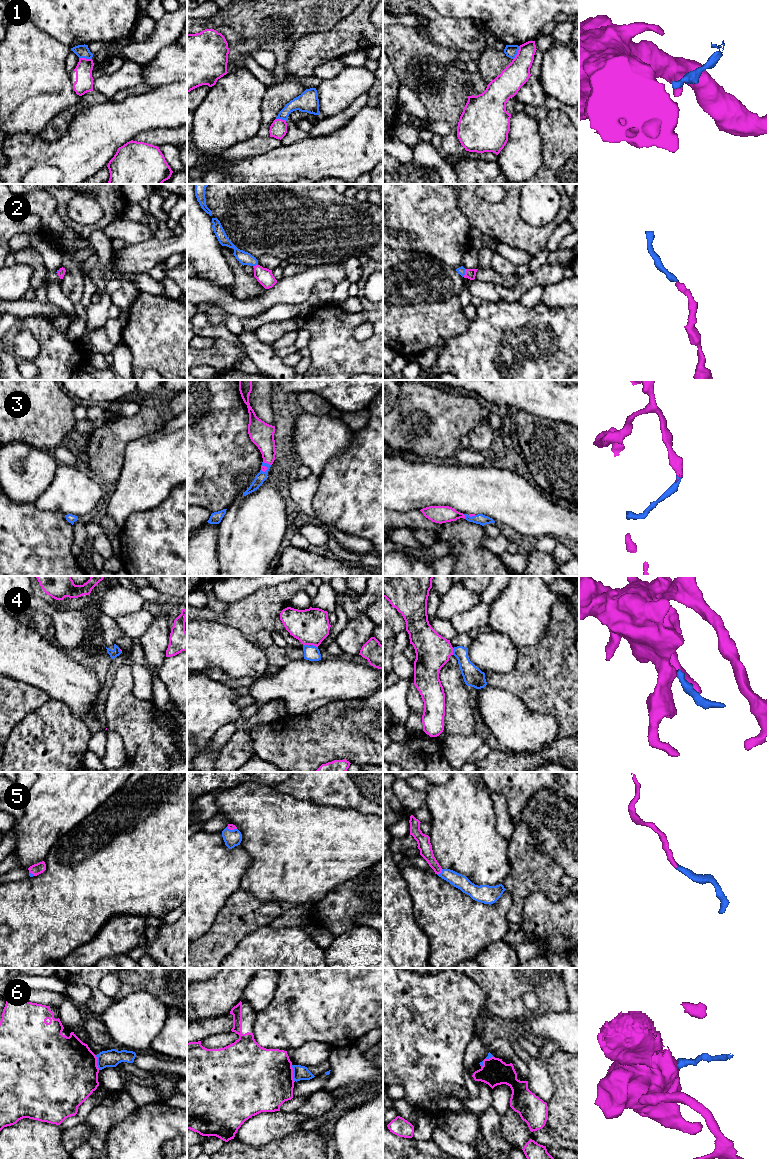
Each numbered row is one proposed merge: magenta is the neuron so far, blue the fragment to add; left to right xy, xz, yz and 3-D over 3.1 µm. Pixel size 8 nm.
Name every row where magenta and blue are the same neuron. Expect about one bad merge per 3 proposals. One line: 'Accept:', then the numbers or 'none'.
Accept: 2, 3, 5

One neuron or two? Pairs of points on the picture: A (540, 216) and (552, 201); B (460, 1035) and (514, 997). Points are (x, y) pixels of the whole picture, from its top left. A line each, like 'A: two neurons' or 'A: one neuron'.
A: one neuron
B: two neurons

